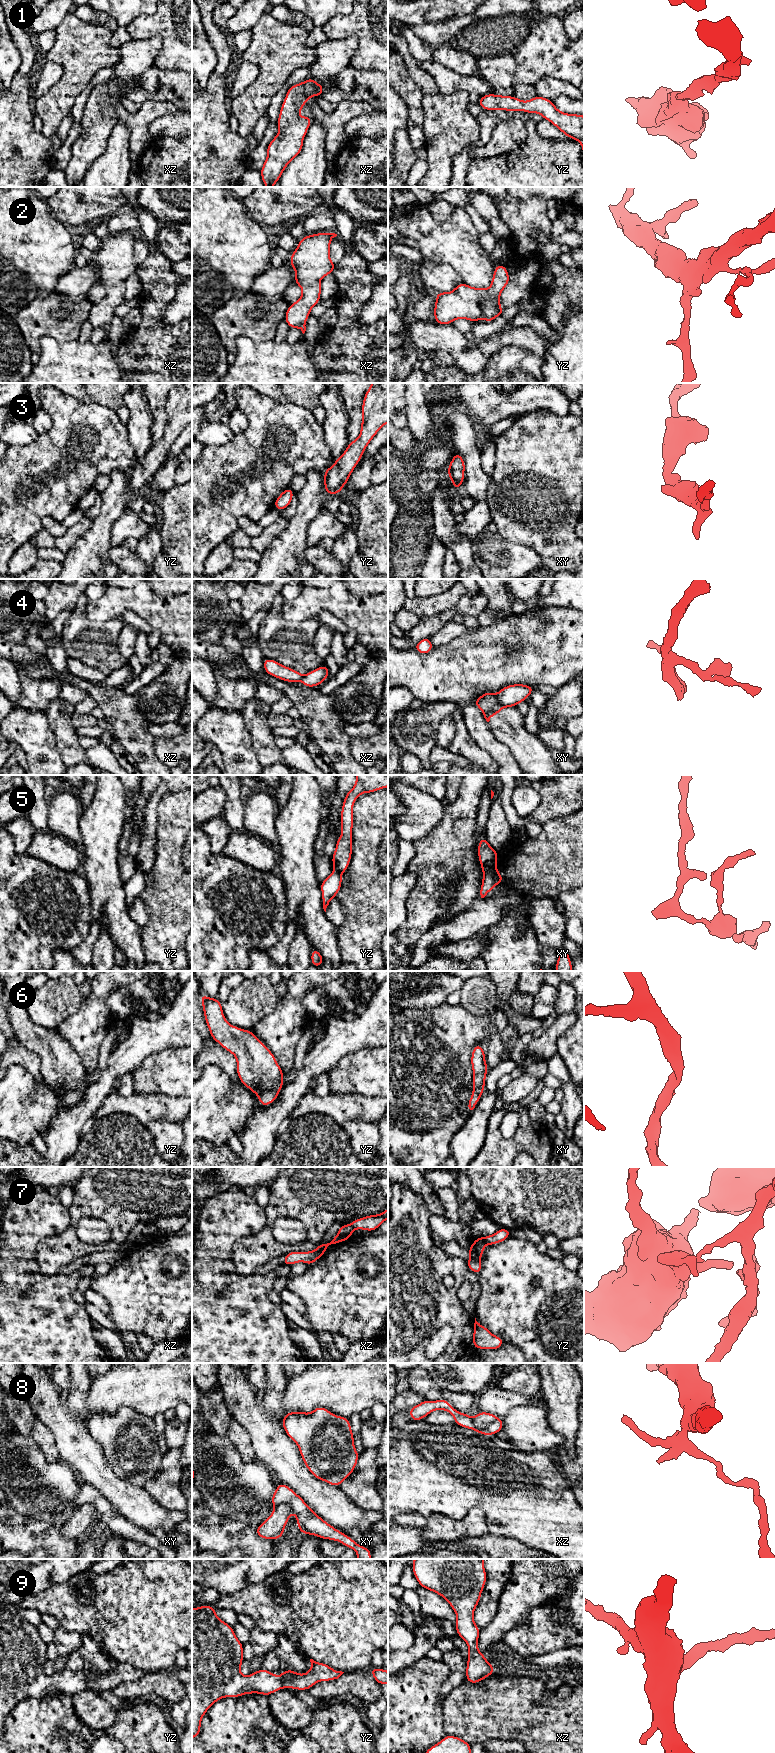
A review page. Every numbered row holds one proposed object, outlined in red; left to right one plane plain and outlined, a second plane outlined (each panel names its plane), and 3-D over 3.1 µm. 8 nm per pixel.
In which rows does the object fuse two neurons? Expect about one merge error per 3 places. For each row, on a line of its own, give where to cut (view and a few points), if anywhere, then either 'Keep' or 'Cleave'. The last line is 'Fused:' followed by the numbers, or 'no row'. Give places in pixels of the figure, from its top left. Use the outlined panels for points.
1: No split. Keep
2: No split. Keep
3: No split. Keep
4: Split along xy (496, 694), (500, 709). Cleave
5: Split along xy (495, 867), (483, 873). Cleave
6: No split. Keep
7: Split along yz (470, 1257), (479, 1260). Cleave
8: Split along xz (497, 1418), (484, 1428), (477, 1430), (471, 1421). Cleave
9: No split. Keep
Fused: 4, 5, 7, 8

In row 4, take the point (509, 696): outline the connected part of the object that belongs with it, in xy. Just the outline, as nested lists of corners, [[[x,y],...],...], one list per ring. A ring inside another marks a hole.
[[[512,684],[503,687],[497,693],[500,710],[506,707],[516,707],[520,702],[526,701],[534,689],[526,684]]]

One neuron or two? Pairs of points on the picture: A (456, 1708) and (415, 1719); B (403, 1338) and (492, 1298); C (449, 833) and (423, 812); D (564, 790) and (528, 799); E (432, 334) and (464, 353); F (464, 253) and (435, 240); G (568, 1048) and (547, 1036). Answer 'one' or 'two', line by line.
A: two
B: two
C: two
D: two
E: one
F: one
G: two

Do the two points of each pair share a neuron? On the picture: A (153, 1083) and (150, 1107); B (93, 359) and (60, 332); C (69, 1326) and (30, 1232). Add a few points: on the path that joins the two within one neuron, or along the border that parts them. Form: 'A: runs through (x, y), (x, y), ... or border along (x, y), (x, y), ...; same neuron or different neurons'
A: border along (134, 1092), (163, 1093), (175, 1097); different neurons
B: border along (47, 336), (51, 336), (59, 341), (77, 340); different neurons
C: runs through (57, 1301), (31, 1275), (23, 1273), (23, 1257); same neuron

